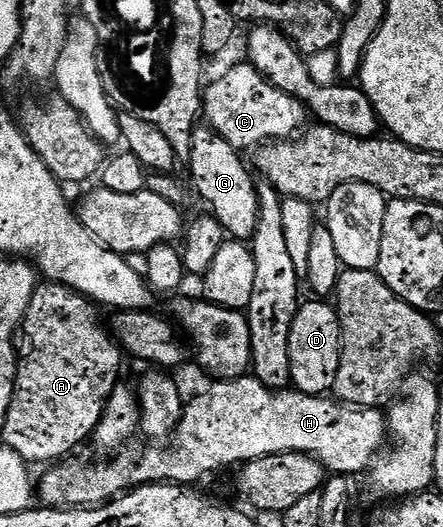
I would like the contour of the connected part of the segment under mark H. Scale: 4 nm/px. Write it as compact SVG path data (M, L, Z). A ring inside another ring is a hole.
M243 377L241 379L232 379L229 381L214 381L211 382L211 387L207 389L203 395L198 395L194 400L187 402L182 409L182 419L178 423L178 427L174 430L172 436L172 444L174 448L171 451L165 451L165 446L162 445L146 445L141 451L138 447L132 447L133 445L126 445L121 448L113 456L115 458L111 463L85 463L82 459L74 459L78 457L70 457L65 461L58 461L53 464L42 475L42 480L37 480L36 483L36 495L40 500L41 506L44 507L97 507L103 503L110 502L111 499L118 498L119 495L133 491L135 487L141 487L147 483L168 483L171 482L175 485L194 485L197 479L202 479L205 475L210 475L213 471L218 471L221 467L230 467L235 465L241 465L243 463L251 463L253 459L259 459L265 455L275 455L276 453L284 453L285 451L299 451L305 455L312 455L327 472L336 475L349 475L351 477L357 476L357 471L365 472L367 468L373 464L376 456L383 450L384 444L388 439L388 421L383 415L383 412L377 407L353 407L351 403L343 403L334 397L323 397L321 395L306 395L303 391L297 389L271 389L265 387L259 379L253 377Z

